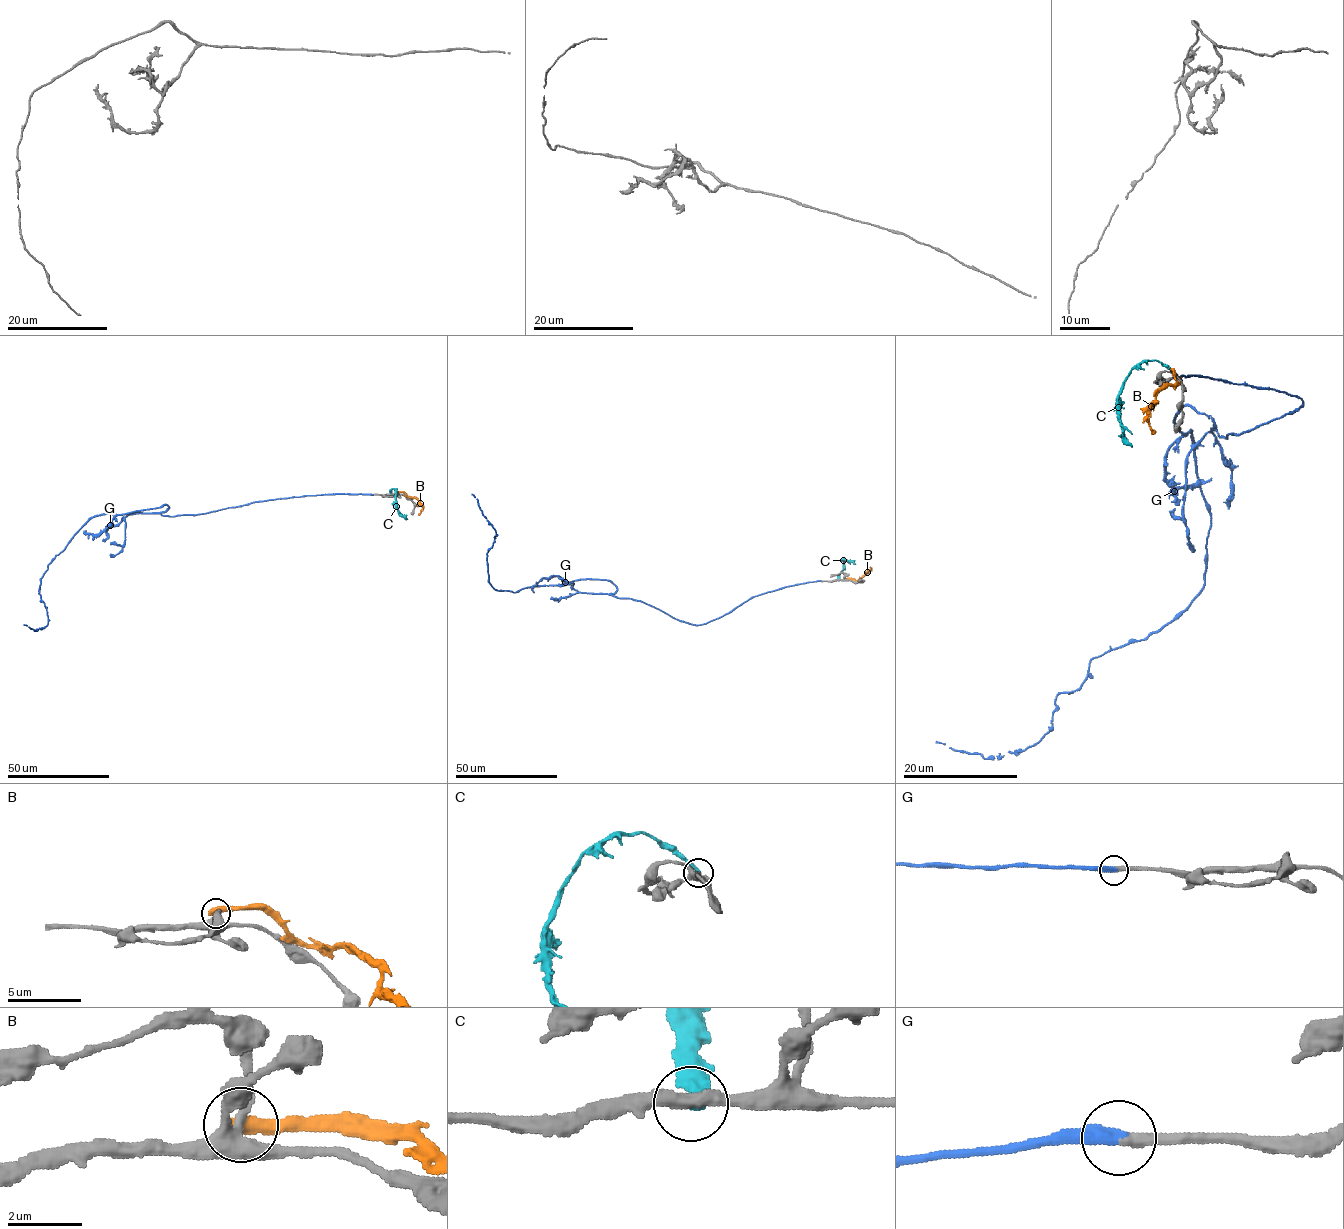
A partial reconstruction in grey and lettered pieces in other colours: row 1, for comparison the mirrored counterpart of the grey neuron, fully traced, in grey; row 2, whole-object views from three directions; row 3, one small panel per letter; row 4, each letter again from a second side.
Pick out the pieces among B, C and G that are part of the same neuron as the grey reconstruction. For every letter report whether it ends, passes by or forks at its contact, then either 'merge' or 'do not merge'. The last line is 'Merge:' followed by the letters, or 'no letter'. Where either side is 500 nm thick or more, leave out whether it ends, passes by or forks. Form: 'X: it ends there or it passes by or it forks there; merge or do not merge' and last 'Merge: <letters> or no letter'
B: it ends there; do not merge
C: it ends there; do not merge
G: it ends there; merge
Merge: G

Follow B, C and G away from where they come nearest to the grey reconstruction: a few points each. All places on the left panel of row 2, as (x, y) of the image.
B: (396, 492), (403, 492), (419, 500), (422, 508), (418, 515)
C: (390, 494), (394, 488), (398, 514), (407, 519)
G: (373, 494), (92, 516), (41, 578), (48, 624), (23, 624)

